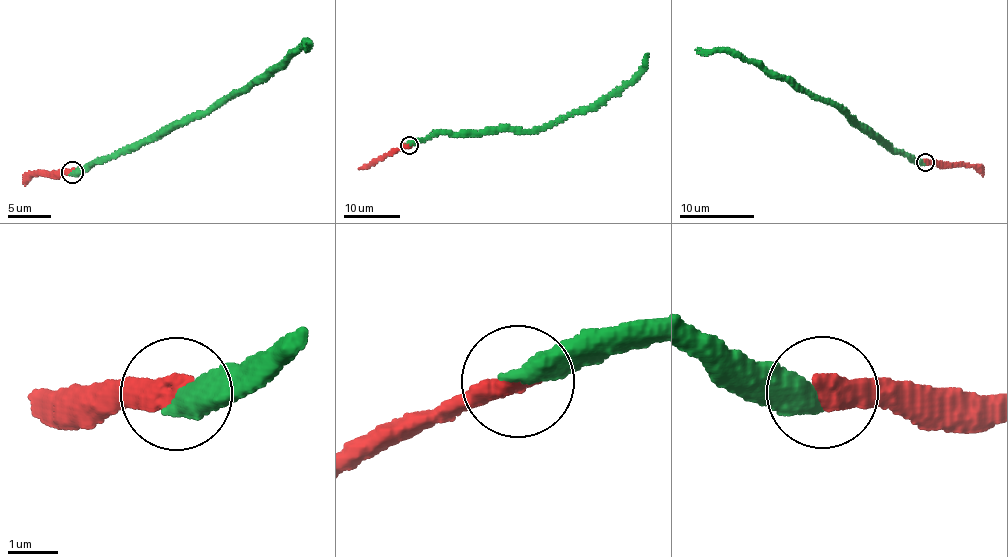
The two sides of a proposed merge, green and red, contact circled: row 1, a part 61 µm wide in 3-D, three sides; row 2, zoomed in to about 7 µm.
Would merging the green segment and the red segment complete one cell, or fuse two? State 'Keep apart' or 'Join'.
Join

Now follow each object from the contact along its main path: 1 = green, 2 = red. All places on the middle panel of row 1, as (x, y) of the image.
1: (408, 144), (441, 133), (539, 130), (572, 114), (584, 113), (620, 89), (643, 66), (648, 53)
2: (408, 145), (359, 169)

